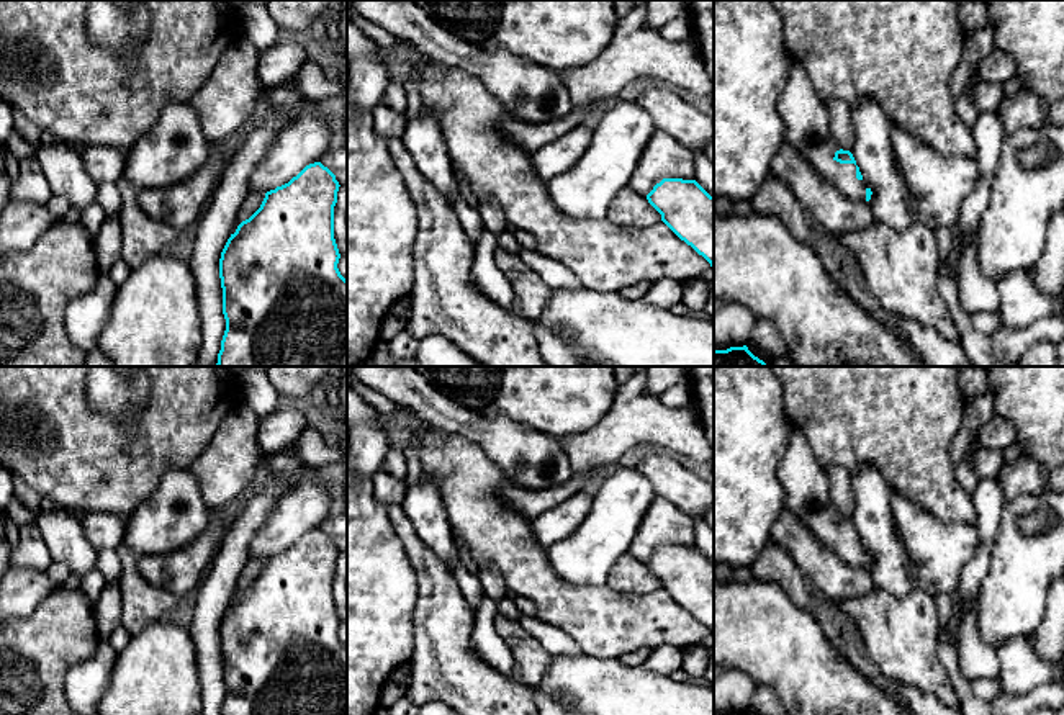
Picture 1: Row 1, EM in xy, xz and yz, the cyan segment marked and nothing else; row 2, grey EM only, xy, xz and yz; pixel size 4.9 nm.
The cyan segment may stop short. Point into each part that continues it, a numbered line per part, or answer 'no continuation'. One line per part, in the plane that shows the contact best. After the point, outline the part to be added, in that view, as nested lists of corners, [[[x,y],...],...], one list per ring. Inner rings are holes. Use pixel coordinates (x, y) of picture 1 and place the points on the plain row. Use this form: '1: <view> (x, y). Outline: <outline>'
1: yz (807, 490). Outline: [[[792,429],[787,452],[779,465],[779,481],[786,491],[786,509],[792,510],[814,537],[848,564],[868,569],[868,553],[864,546],[856,545],[856,532],[833,525],[841,514],[832,501],[827,471],[797,429]]]

